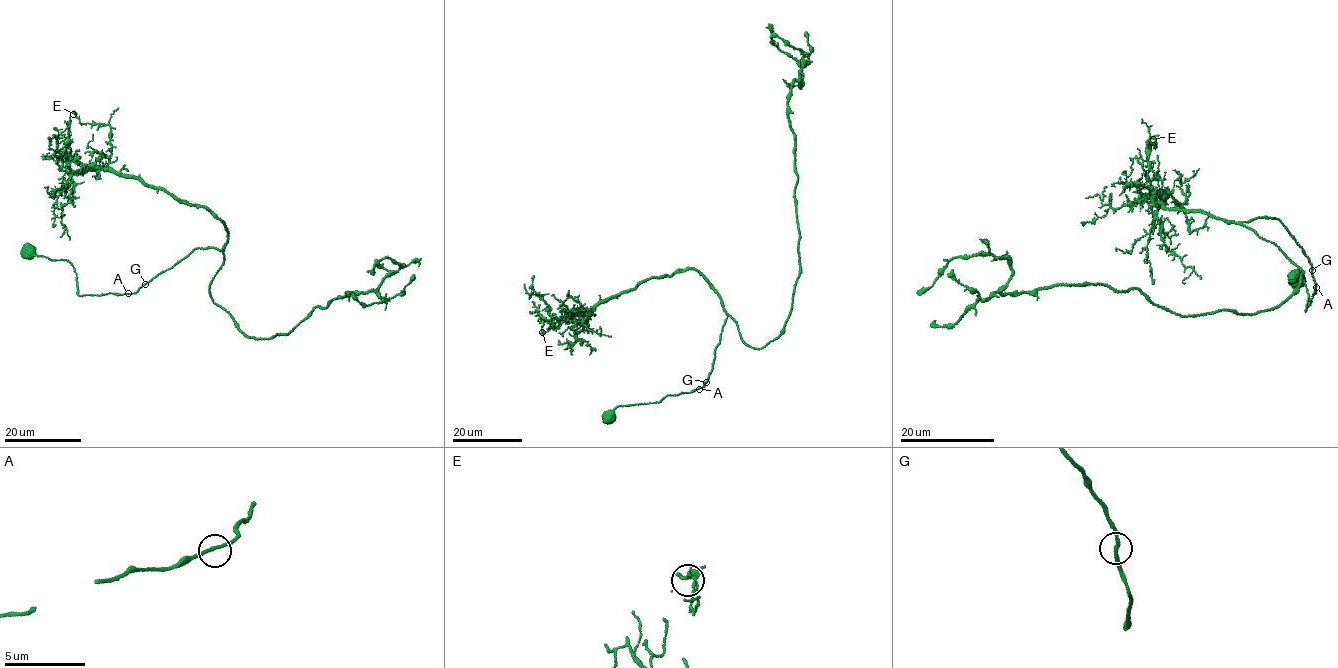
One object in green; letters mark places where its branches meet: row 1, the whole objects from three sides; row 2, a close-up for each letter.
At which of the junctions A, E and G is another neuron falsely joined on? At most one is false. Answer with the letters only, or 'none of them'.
none of them

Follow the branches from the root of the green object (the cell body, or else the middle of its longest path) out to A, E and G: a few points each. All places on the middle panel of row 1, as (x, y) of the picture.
A: (609, 416), (619, 406), (657, 402), (667, 395), (699, 389)
E: (609, 416), (703, 386), (727, 318), (716, 289), (694, 269), (651, 276), (542, 332)
G: (609, 416), (619, 406), (657, 402), (667, 395), (694, 391), (706, 382)

